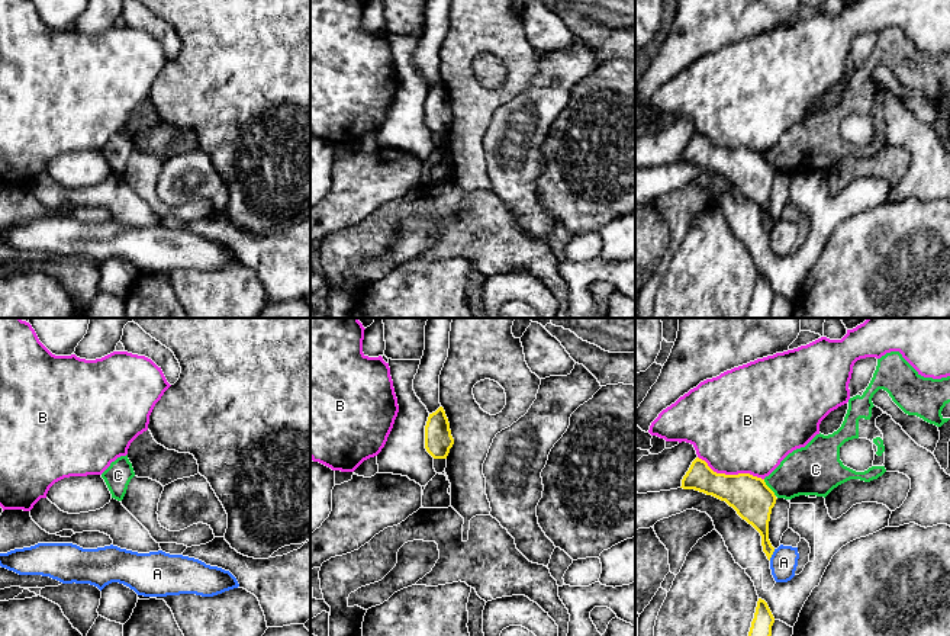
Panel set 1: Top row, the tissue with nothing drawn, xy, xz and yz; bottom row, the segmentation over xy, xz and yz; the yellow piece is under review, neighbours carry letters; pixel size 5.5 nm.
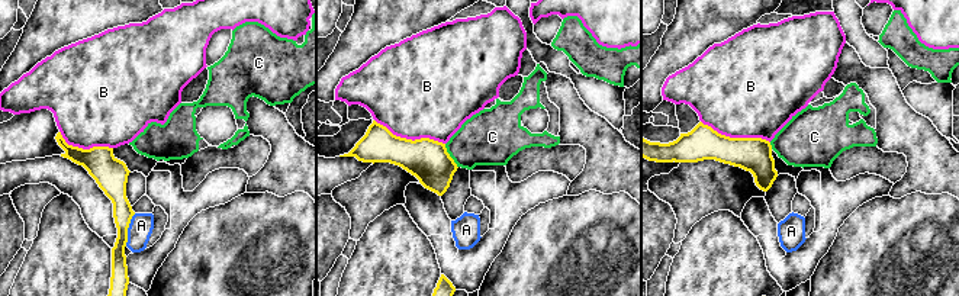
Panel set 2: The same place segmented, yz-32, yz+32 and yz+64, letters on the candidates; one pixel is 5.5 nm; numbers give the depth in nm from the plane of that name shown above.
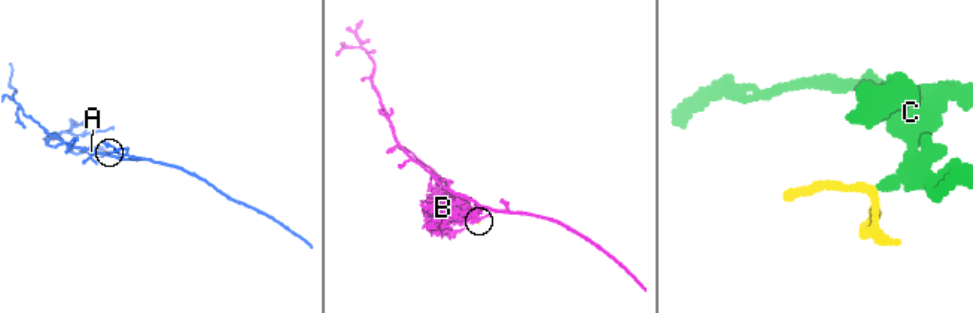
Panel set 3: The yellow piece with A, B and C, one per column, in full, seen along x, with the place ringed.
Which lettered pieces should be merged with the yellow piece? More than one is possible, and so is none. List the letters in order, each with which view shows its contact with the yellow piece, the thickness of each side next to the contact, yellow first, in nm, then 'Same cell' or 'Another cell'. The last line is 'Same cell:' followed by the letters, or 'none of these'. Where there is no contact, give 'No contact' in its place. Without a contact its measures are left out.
A: Touches yellow in yz. Thickness 160 nm (yellow) against 150 nm. Another cell
B: Touches yellow in yz. Thickness 220 nm (yellow) against 480 nm. Another cell
C: Touches yellow in yz. Thickness 220 nm (yellow) against 280 nm. Another cell
Same cell: none of these

